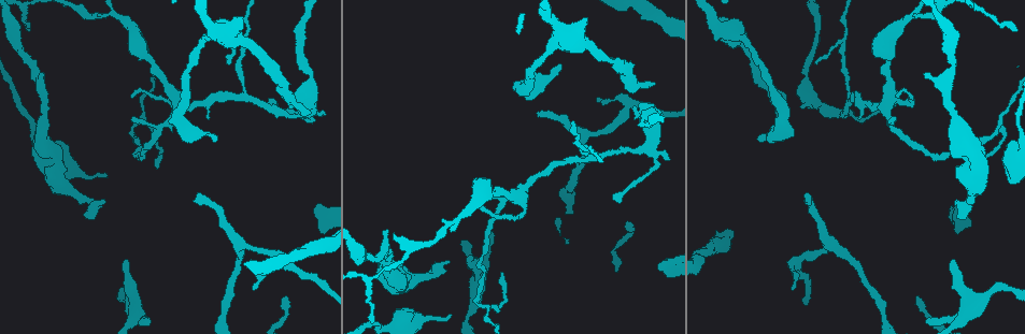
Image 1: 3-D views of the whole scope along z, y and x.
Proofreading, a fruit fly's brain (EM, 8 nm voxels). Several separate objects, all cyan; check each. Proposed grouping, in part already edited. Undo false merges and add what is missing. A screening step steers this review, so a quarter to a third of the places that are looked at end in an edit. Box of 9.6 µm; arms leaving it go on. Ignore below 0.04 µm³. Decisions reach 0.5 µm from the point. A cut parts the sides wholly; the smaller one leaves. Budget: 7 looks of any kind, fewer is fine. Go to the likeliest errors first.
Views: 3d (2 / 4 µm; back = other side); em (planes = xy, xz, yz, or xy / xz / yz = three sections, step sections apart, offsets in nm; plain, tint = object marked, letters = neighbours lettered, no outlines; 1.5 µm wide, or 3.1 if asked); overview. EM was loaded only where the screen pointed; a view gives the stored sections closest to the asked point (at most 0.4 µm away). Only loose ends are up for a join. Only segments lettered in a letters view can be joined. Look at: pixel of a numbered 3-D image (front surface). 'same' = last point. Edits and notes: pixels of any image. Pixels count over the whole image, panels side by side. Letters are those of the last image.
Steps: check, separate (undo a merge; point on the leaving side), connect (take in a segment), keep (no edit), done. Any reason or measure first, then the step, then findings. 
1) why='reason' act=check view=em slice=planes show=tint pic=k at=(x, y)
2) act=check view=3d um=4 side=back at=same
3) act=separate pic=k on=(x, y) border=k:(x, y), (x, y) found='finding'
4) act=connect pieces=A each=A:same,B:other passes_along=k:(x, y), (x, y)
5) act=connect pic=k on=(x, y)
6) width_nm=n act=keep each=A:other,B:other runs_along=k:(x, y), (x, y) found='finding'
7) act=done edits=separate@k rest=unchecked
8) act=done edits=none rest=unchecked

why='branch stops here' act=check view=3d um=4 side=back pic=1 at=(805, 203)

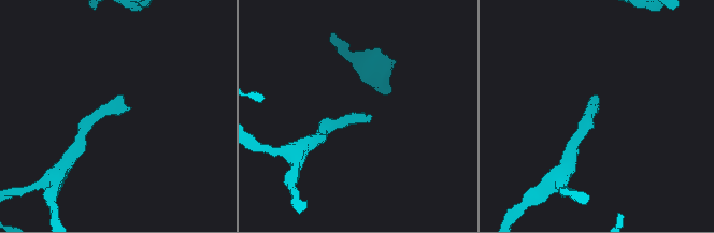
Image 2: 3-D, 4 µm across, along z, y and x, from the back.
why='need the tissue' act=check view=em slice=planes show=letters pic=2 at=(598, 110)

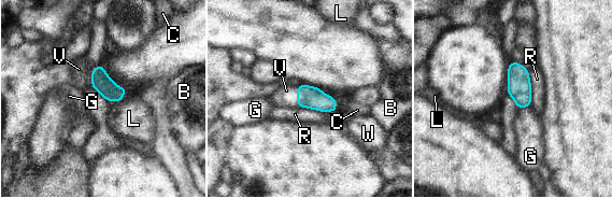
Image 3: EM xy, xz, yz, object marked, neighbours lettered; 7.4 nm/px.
width_nm=150 act=connect pieces=V each=B:other,C:other,G:other,L:other,R:other,V:same,W:other found='it goes on there'

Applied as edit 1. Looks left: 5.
why='see it whole again' act=check view=overview

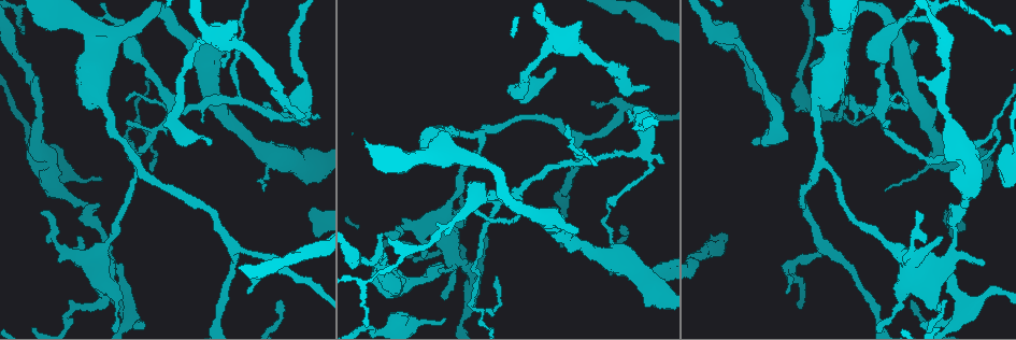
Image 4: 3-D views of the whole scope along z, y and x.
why='an open end' act=check view=em slice=planes show=plain pic=4 at=(787, 292)

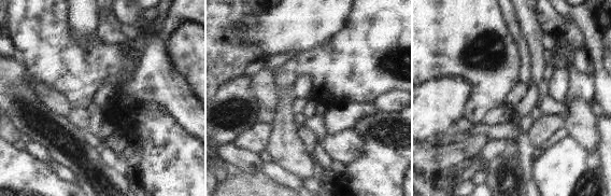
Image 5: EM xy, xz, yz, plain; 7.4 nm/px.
act=check view=em slice=planes show=letters at=same

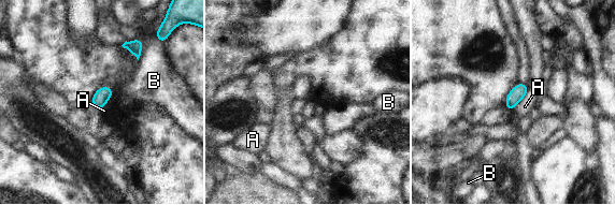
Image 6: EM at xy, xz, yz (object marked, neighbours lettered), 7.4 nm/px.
width_nm=110 act=keep each=A:other,B:other border=6:(528, 87), (525, 97), (512, 111) found='none of them fits'

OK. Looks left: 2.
why='free end' act=check view=em slice=planes show=plain pic=4 at=(40, 171)

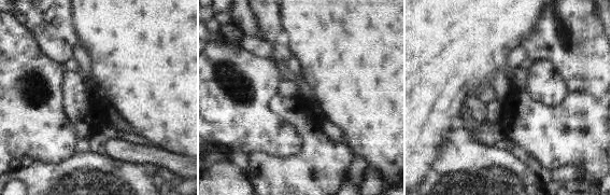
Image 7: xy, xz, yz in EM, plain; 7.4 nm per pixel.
why='what lies round it' act=check view=em slice=planes show=letters at=same

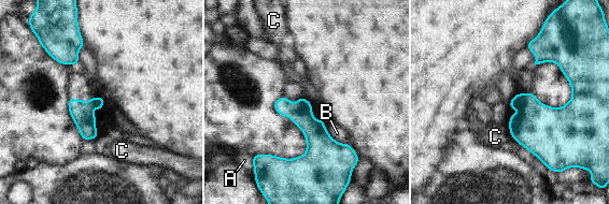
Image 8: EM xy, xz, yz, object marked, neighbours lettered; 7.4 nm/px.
act=keep each=A:other,B:other,C:other border=8:(507, 125), (511, 136) found='none of them fits'

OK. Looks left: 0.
act=done edits=connect@3 rest=unchecked

